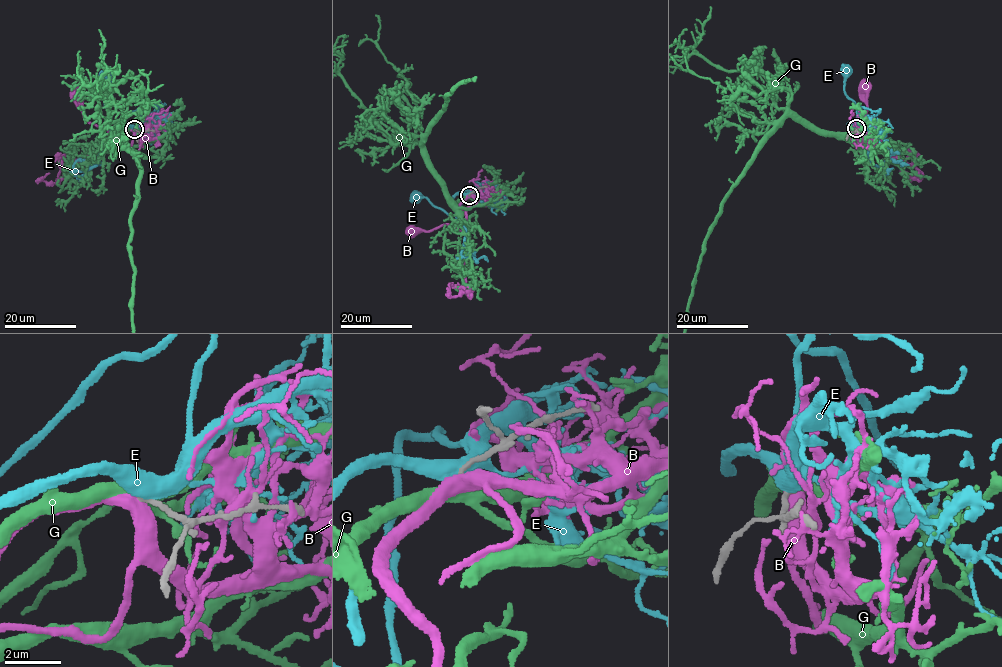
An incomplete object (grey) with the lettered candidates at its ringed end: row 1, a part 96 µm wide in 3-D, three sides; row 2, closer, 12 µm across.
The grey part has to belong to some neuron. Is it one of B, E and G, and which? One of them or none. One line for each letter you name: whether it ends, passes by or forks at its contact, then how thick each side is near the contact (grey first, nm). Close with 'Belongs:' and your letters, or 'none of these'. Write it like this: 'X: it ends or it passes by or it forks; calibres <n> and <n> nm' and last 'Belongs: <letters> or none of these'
G: it passes by; calibres 150 and 440 nm
Belongs: G

